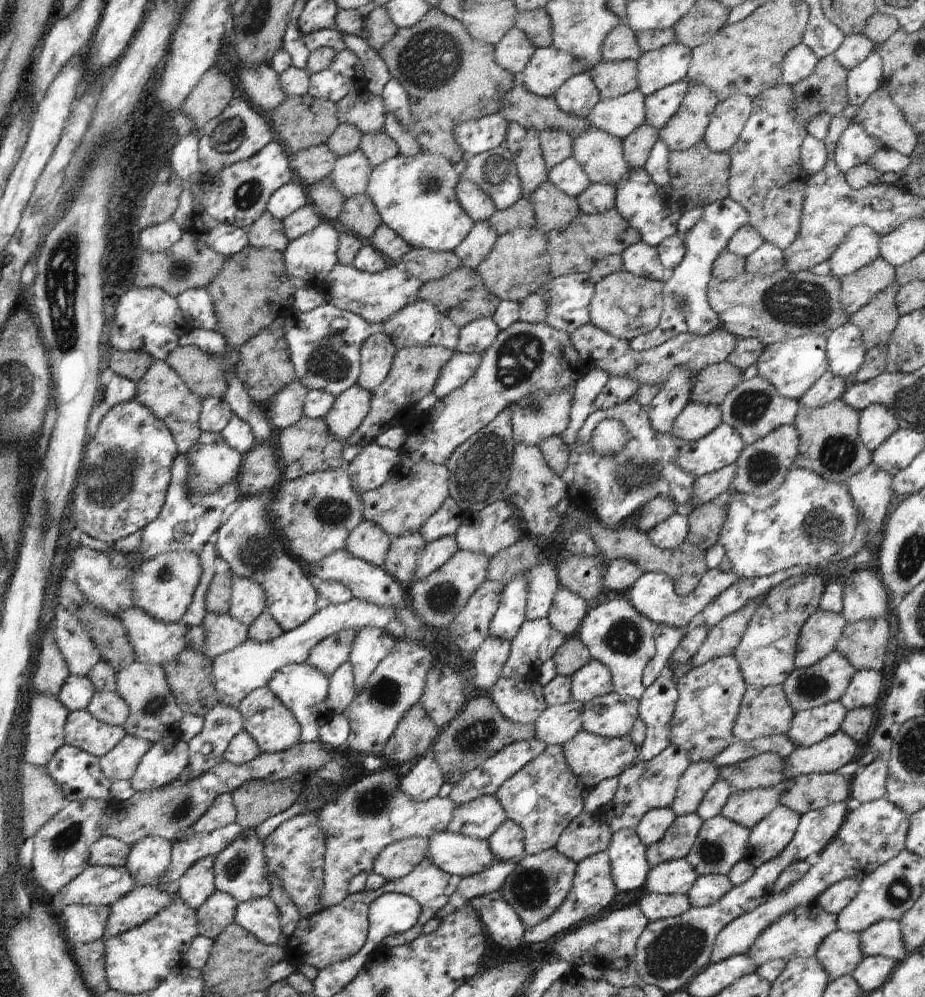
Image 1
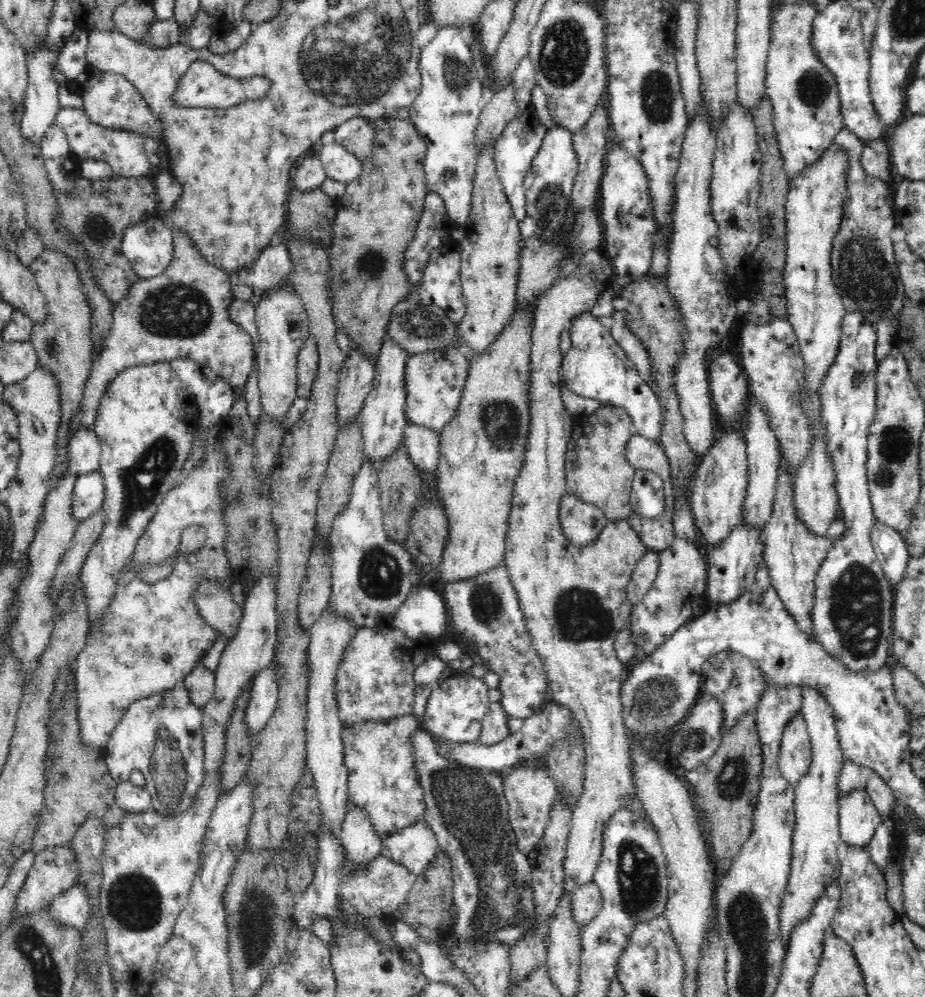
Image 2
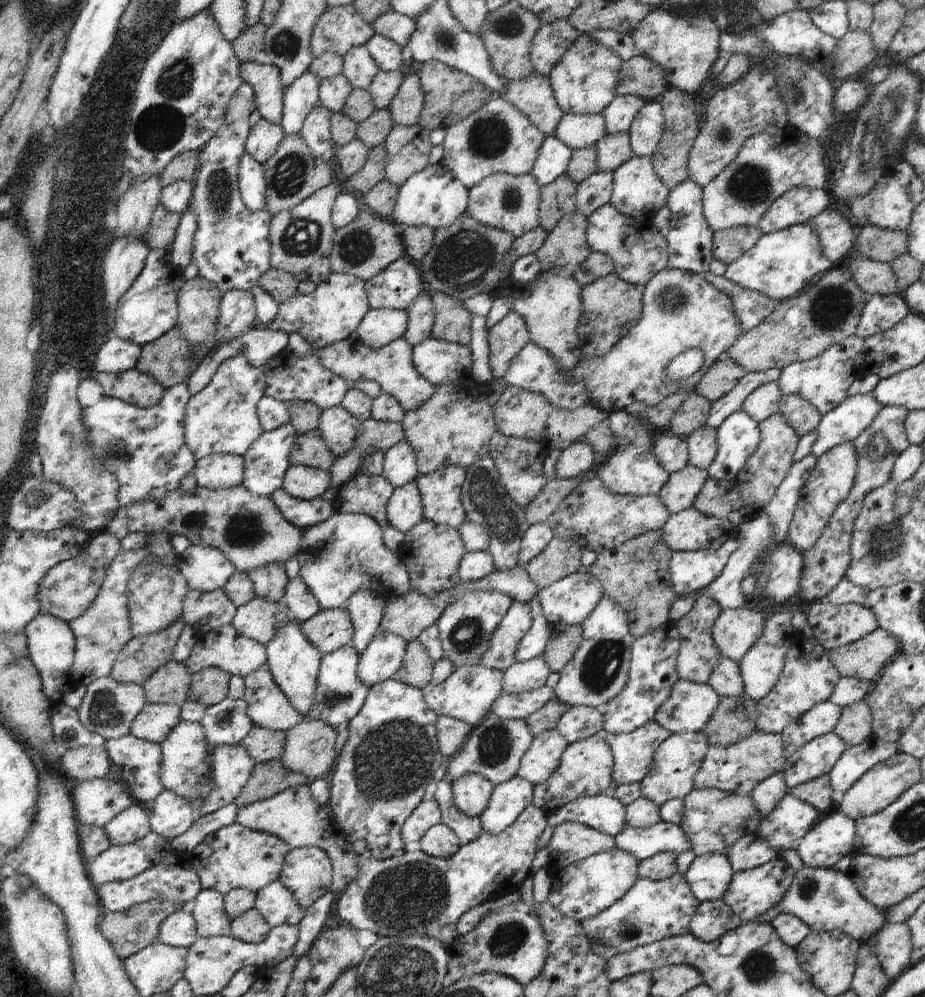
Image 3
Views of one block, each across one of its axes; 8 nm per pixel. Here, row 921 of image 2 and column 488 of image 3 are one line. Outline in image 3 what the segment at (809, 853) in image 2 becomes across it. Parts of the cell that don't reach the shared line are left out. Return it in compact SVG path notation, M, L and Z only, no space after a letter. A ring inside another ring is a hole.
M478 773L466 774L458 780L451 780L453 801L460 812L466 816L479 817L488 806L493 785Z

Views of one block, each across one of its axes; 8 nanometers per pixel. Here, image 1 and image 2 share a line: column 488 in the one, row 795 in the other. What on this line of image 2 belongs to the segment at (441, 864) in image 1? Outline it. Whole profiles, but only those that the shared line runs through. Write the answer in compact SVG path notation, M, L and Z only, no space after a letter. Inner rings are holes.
M858 788L839 799L839 829L841 840L849 846L869 846L876 828L884 821L865 789Z

